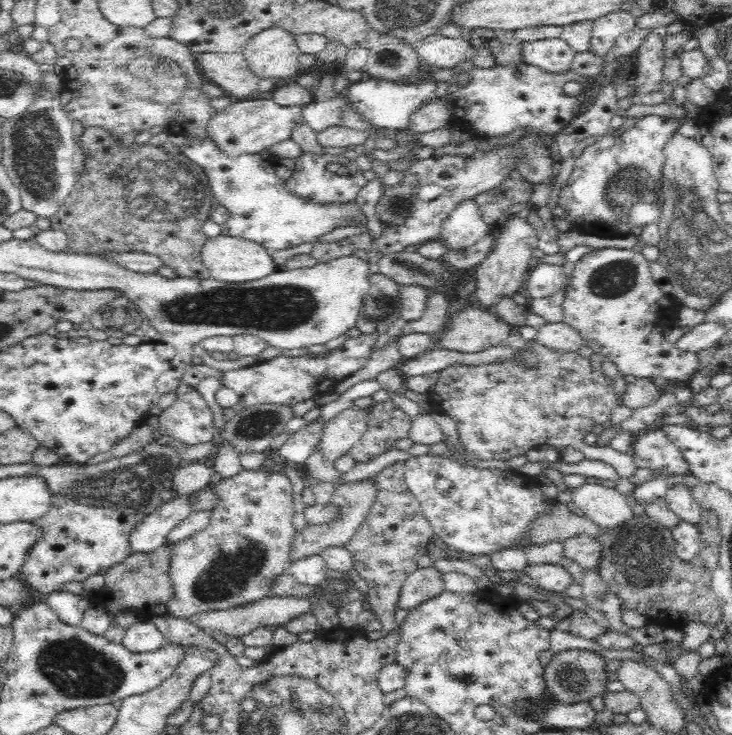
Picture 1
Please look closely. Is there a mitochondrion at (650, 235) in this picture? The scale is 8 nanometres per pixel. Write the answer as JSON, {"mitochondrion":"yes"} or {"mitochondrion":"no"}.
{"mitochondrion":"yes"}

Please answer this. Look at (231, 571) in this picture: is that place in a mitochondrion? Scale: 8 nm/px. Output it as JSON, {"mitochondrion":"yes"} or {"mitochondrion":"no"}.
{"mitochondrion":"yes"}

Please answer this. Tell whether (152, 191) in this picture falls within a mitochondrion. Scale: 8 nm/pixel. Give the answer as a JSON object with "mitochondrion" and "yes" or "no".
{"mitochondrion":"yes"}

